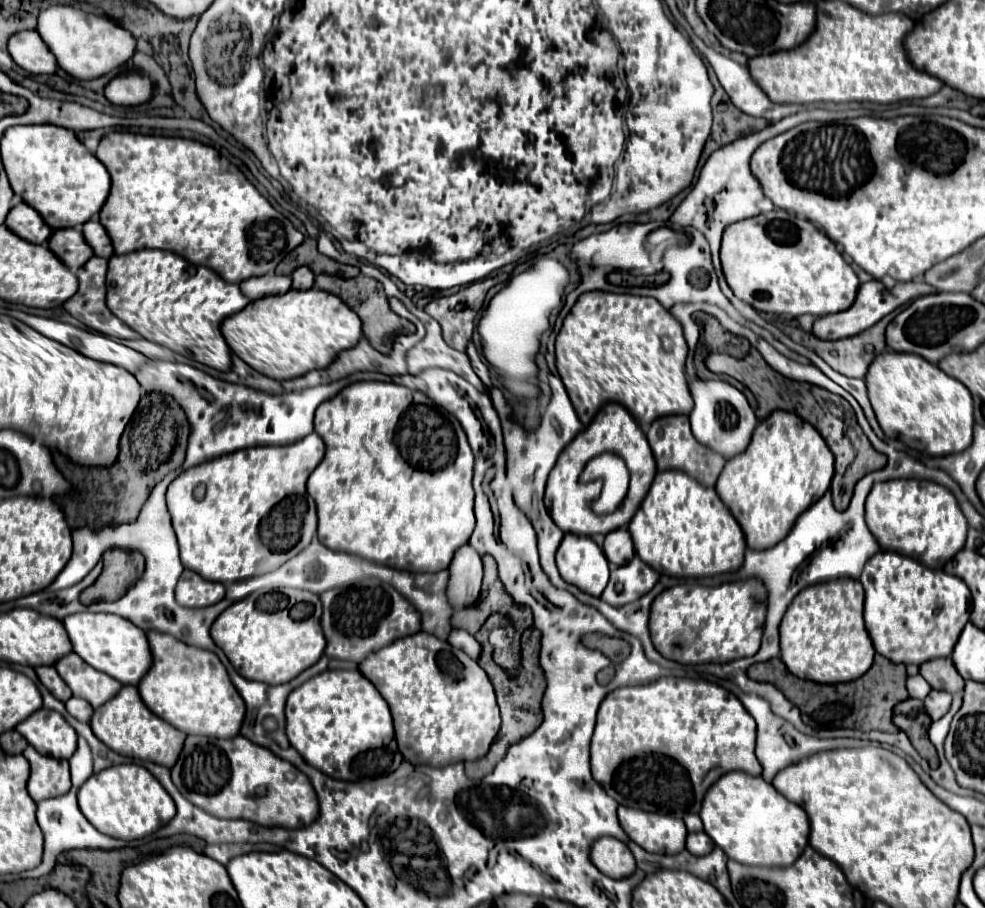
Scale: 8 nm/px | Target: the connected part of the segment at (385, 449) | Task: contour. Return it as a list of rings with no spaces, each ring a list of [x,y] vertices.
[[[356,382],[346,386],[342,392],[338,392],[334,398],[322,402],[316,410],[314,418],[314,430],[320,434],[320,438],[326,444],[326,458],[318,464],[314,474],[308,478],[308,494],[316,502],[318,510],[318,540],[328,546],[330,550],[346,552],[346,554],[356,554],[360,558],[384,564],[384,566],[396,566],[398,570],[402,568],[414,568],[412,572],[440,572],[446,570],[454,552],[464,546],[472,532],[474,532],[474,490],[472,490],[472,466],[474,466],[474,456],[470,450],[470,444],[466,440],[466,434],[460,426],[460,422],[436,406],[426,394],[414,392],[406,386],[398,386],[392,382]]]

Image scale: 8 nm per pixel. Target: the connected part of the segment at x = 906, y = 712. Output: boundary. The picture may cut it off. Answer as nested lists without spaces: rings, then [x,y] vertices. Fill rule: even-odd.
[[[908,698],[900,704],[896,704],[892,720],[902,732],[908,734],[908,738],[910,738],[912,746],[918,750],[918,754],[922,758],[926,758],[932,768],[936,768],[938,766],[938,756],[936,756],[936,750],[934,750],[932,742],[928,740],[928,734],[926,734],[932,720],[924,714],[922,702]]]

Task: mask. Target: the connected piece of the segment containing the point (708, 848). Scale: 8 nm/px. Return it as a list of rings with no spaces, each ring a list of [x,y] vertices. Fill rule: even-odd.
[[[694,832],[694,834],[688,834],[686,848],[688,848],[692,854],[696,854],[696,856],[706,856],[706,854],[712,852],[714,842],[708,838],[706,832]]]

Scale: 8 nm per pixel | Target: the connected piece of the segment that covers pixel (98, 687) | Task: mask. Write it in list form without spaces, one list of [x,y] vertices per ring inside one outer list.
[[[74,652],[60,658],[54,668],[58,670],[60,678],[68,684],[72,694],[76,698],[90,702],[92,708],[102,706],[104,702],[114,698],[118,694],[118,690],[122,688],[122,684],[118,680],[110,678],[104,672],[94,670]]]

